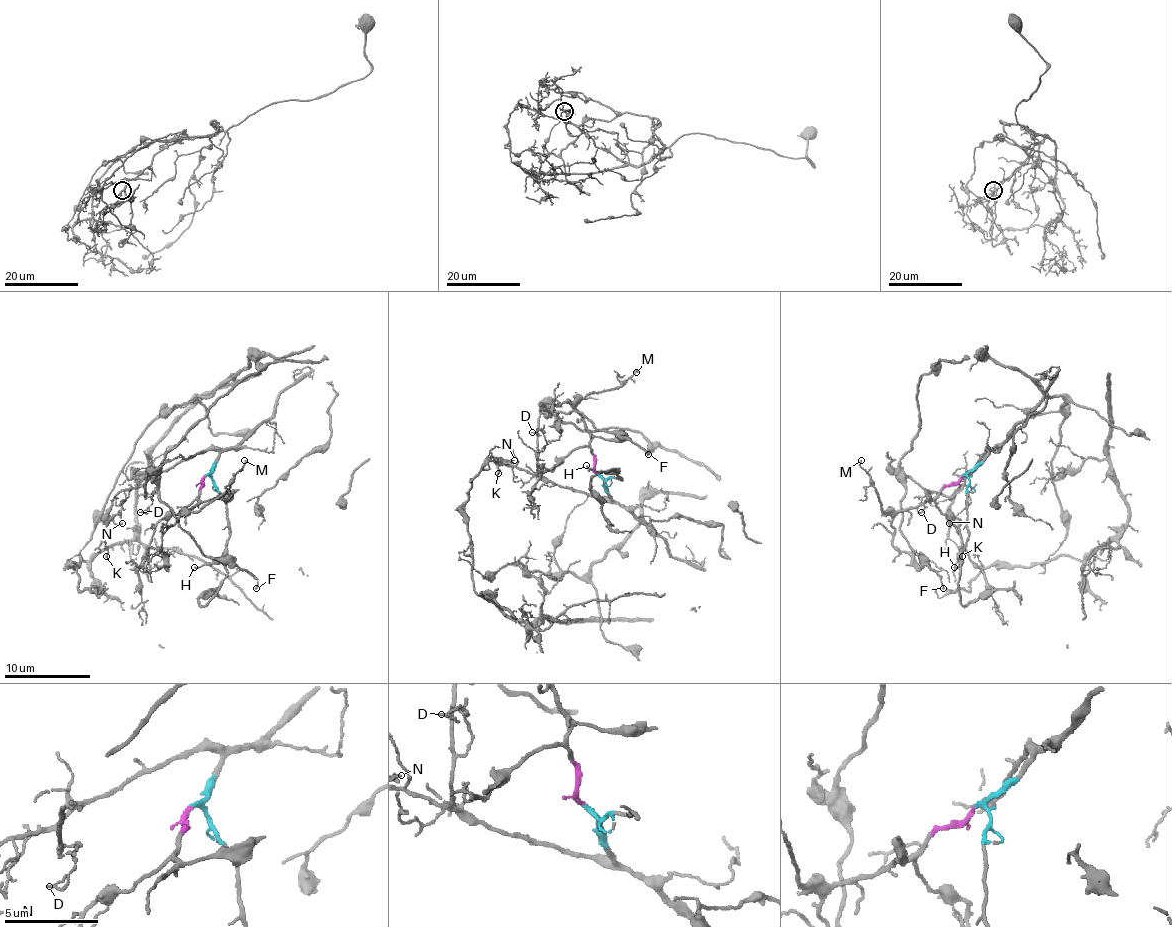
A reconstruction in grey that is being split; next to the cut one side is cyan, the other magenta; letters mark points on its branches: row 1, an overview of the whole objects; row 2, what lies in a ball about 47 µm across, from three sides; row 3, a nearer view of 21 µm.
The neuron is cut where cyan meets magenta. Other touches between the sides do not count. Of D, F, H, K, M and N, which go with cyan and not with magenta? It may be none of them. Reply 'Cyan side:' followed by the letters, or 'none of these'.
Cyan side: D, F, H, K, N

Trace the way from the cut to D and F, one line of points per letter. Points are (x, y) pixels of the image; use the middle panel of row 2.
D: (598, 473), (611, 497), (590, 495), (549, 482), (536, 473), (538, 454), (544, 448), (544, 433), (532, 433)
F: (598, 473), (611, 497), (575, 491), (536, 473), (542, 413), (579, 411), (598, 430), (624, 433), (648, 454)

